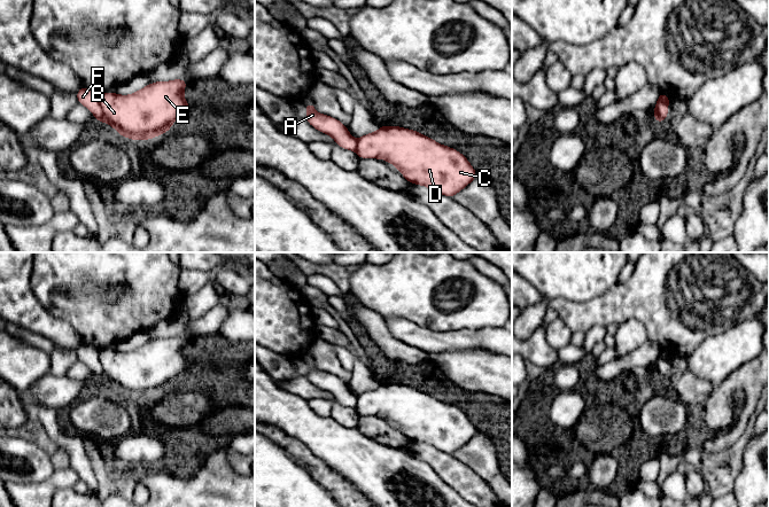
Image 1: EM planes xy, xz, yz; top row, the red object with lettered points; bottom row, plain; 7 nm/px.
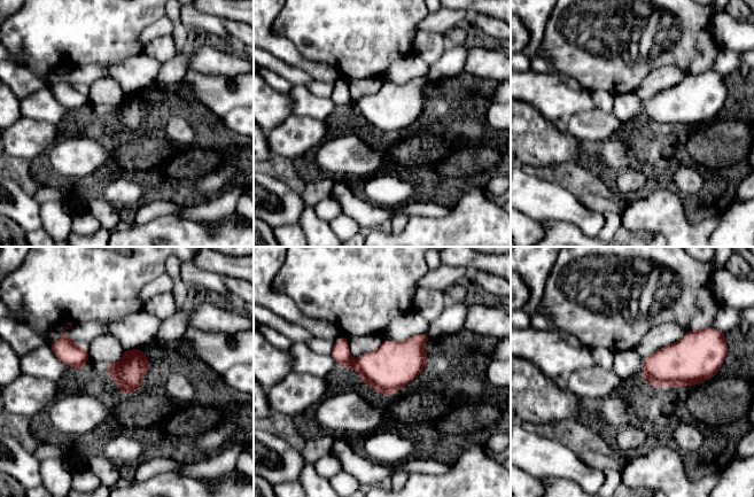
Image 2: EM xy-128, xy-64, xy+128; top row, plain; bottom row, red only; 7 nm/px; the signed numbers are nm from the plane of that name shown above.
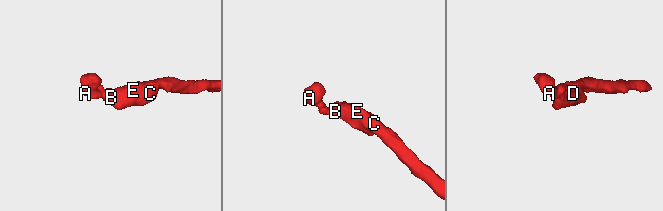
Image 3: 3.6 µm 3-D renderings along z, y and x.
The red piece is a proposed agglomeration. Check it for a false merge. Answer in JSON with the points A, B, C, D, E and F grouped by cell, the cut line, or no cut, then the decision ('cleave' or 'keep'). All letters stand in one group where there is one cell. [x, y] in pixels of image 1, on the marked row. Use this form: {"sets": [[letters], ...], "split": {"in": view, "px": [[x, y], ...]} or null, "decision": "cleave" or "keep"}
{"sets": [["A", "F"], ["B", "C", "D", "E"]], "split": {"in": "xy", "px": [[98, 94], [98, 103], [103, 118]]}, "decision": "cleave"}

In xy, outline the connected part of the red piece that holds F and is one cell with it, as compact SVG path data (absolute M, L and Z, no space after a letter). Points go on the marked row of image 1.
M80 87L77 91L77 101L85 106L99 123L103 119L103 114L99 104L99 93L96 91Z

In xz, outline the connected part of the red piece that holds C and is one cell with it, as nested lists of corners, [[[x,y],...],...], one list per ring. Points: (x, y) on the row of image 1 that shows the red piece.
[[[382,125],[356,140],[358,158],[383,159],[414,185],[453,197],[477,173],[458,150],[441,145],[418,131]]]

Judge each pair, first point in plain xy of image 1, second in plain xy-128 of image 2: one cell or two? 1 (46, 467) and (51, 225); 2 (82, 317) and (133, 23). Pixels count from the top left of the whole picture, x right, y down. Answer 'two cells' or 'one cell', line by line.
1: two cells
2: one cell

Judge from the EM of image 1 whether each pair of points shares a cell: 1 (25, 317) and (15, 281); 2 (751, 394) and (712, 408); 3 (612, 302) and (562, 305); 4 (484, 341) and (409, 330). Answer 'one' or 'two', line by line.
1: one
2: one
3: one
4: one

